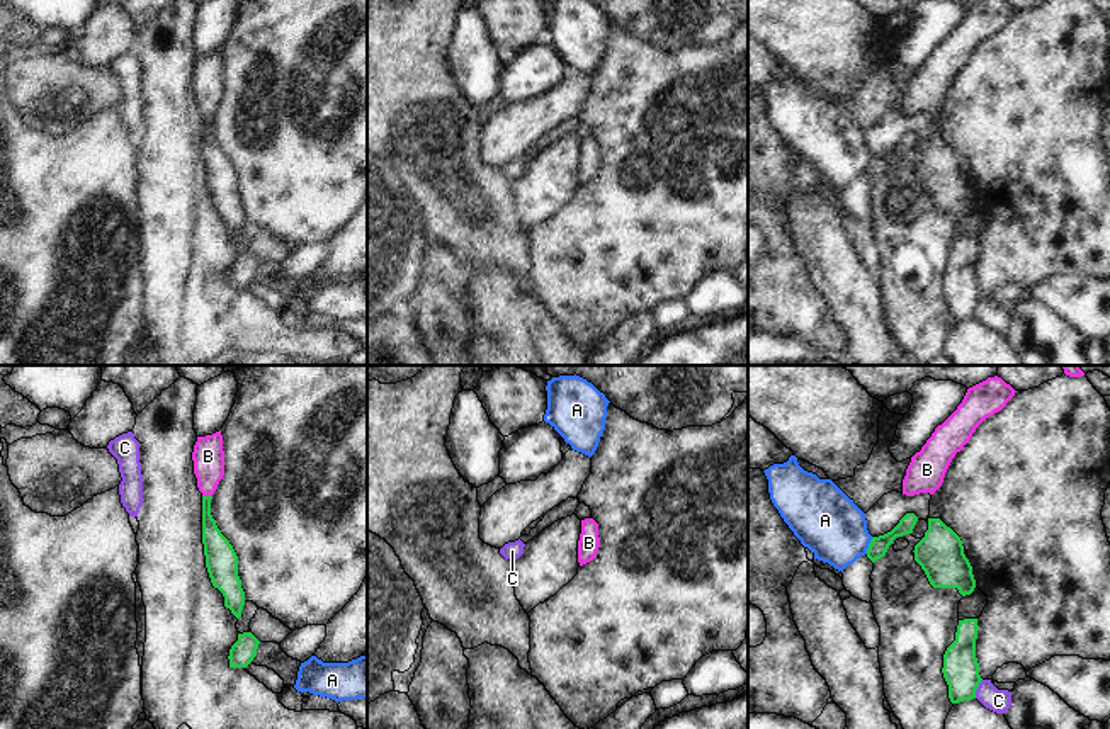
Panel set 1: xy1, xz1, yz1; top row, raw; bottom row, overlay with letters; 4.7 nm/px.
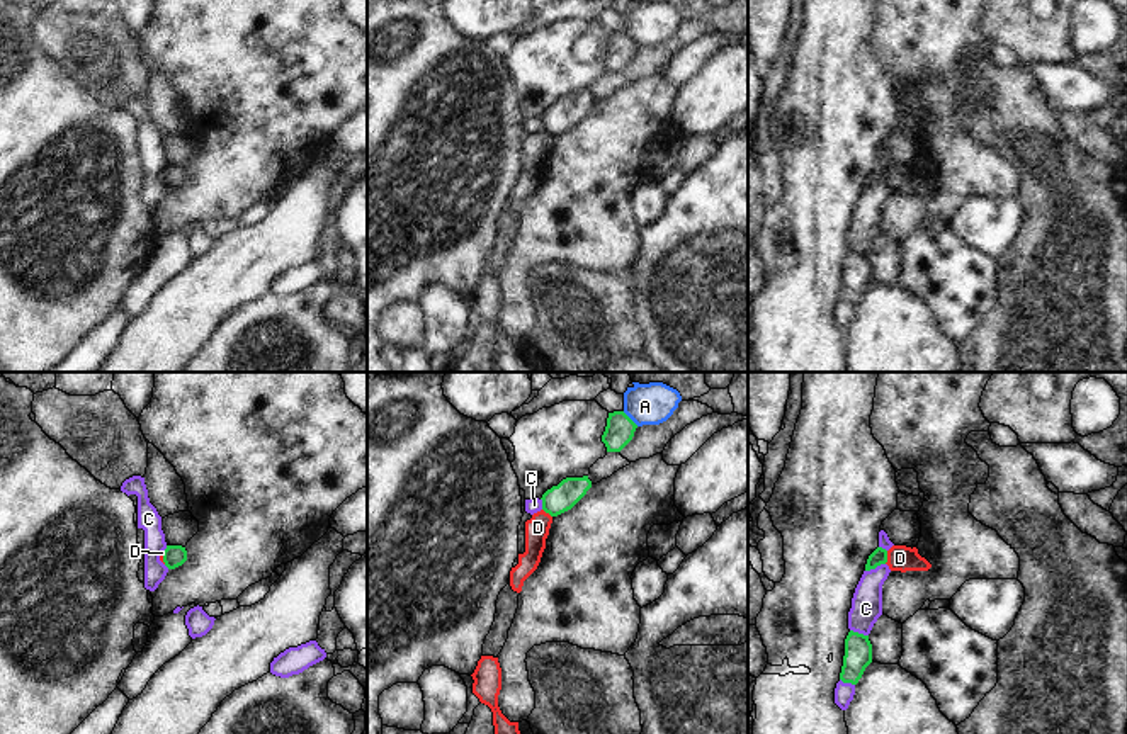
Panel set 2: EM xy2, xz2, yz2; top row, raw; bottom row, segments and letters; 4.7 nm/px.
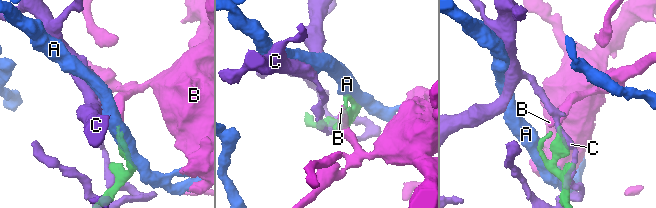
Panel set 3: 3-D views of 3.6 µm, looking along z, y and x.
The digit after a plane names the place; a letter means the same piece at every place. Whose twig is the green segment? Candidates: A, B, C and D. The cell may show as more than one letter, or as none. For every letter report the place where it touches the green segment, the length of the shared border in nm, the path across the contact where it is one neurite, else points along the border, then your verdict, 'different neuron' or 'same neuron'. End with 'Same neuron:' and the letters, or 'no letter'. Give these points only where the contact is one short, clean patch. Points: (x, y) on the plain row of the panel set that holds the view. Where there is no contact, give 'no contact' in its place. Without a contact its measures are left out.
A: meets green in yz1 at (869, 165); contact 90 nm long; different neuron
B: meets green in xy1 at (208, 116); contact 50 nm long; runs through xy1 (216, 167), (206, 136), (208, 116), (208, 75); same neuron
C: meets green in yz2 at (874, 187); contact 100 nm long; different neuron
D: meets green in yz2 at (886, 177); contact 70 nm long; border along yz2 (888, 170), (884, 182); different neuron
Same neuron: B

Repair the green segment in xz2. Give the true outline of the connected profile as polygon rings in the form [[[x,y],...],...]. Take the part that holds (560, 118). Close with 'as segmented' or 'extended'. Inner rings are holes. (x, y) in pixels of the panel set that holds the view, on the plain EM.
[[[588,95],[566,97],[542,114],[542,129],[551,136],[558,136],[571,129],[592,107]]] | as segmented

